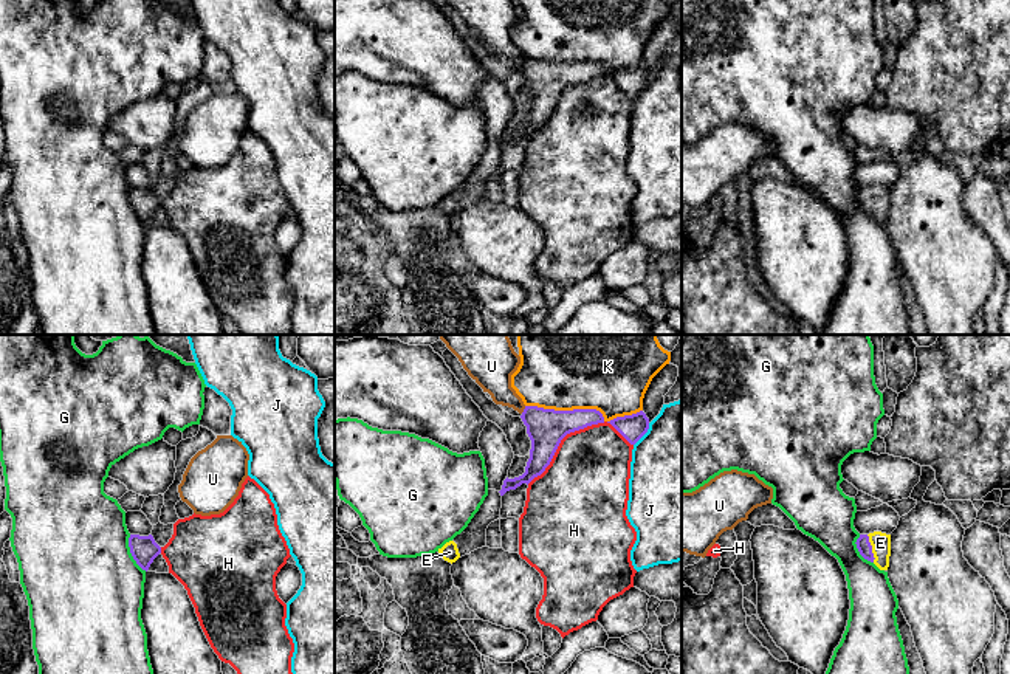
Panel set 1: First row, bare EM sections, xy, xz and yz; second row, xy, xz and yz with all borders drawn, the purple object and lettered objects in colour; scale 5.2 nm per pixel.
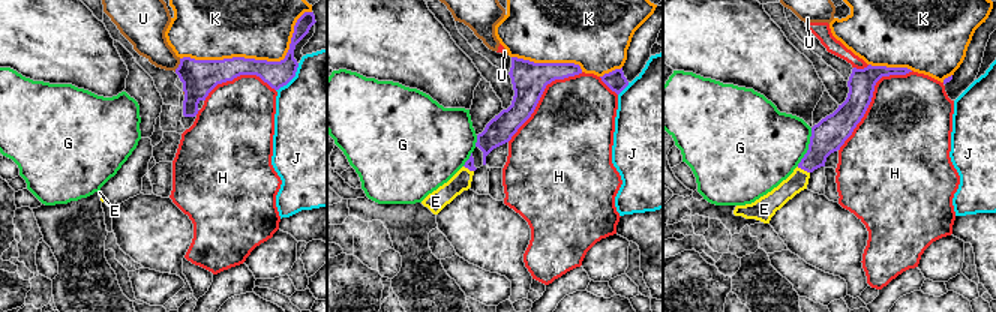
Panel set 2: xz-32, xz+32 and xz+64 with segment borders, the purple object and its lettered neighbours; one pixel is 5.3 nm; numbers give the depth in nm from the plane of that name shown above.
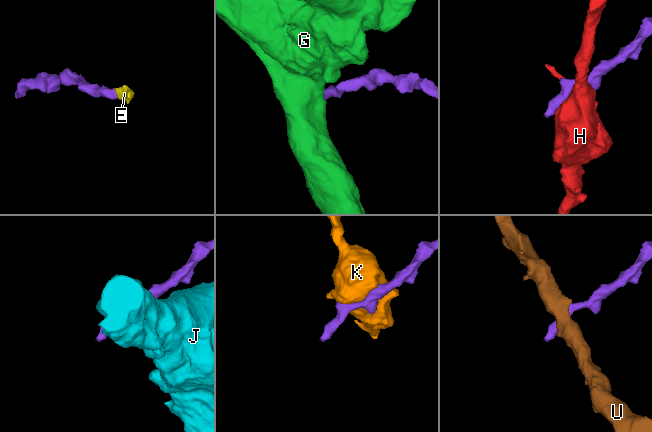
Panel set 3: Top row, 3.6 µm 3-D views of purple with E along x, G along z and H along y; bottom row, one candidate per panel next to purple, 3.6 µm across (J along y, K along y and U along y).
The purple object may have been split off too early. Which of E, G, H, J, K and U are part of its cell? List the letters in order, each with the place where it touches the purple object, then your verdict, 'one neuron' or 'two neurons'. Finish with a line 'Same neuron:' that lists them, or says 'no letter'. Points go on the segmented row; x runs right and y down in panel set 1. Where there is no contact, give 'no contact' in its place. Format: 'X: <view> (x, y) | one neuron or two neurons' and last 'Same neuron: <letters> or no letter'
E: yz (871, 549) | one neuron
G: xy (130, 552) | two neurons
H: xz (573, 431) | two neurons
J: xz (645, 433) | two neurons
K: xz (567, 411) | two neurons
U: xz (524, 409) | two neurons
Same neuron: E

